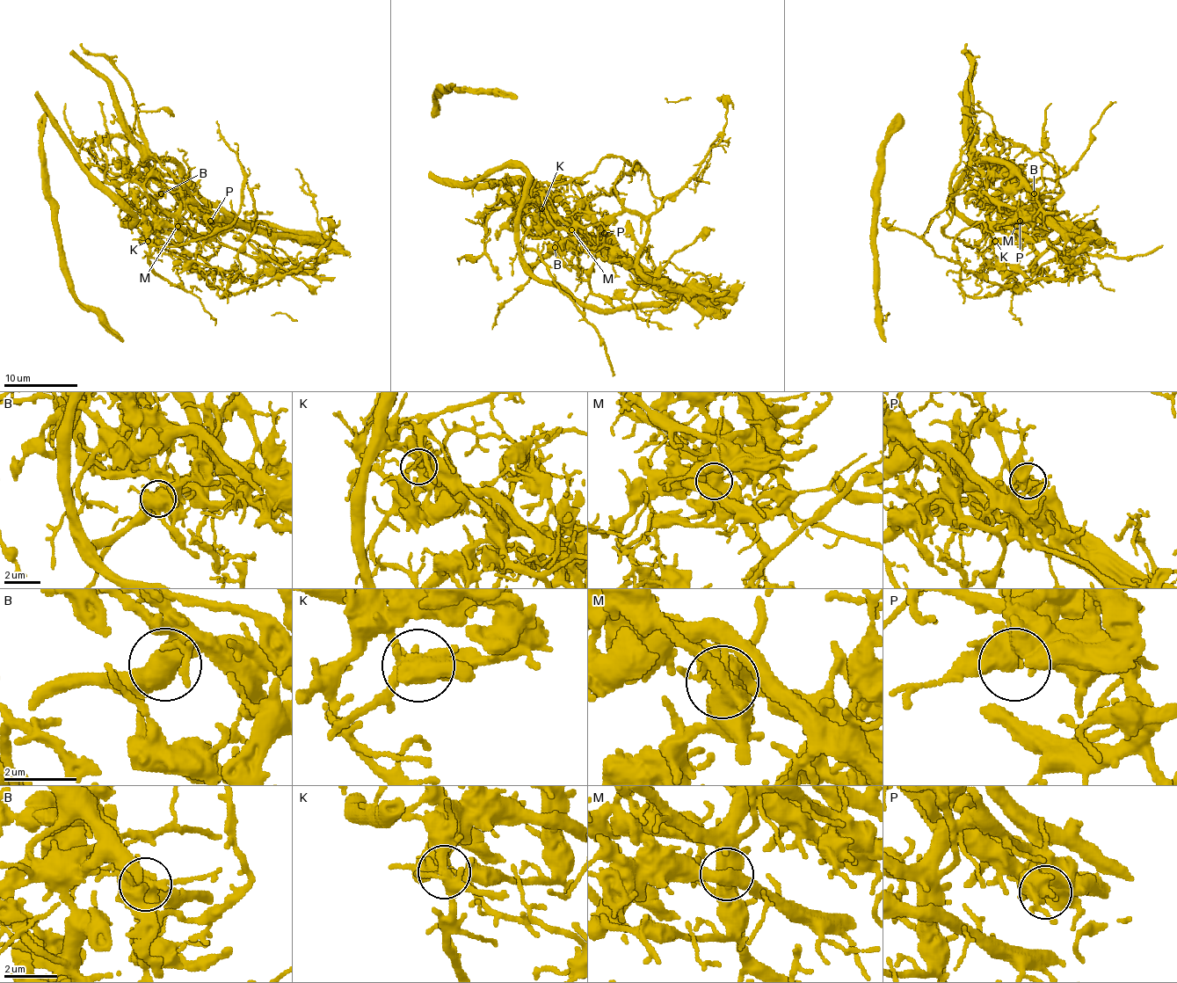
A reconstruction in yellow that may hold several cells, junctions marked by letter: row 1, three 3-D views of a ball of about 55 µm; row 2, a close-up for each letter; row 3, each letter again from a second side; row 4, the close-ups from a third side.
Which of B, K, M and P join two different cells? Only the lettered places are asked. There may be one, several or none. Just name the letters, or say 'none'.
B, M

